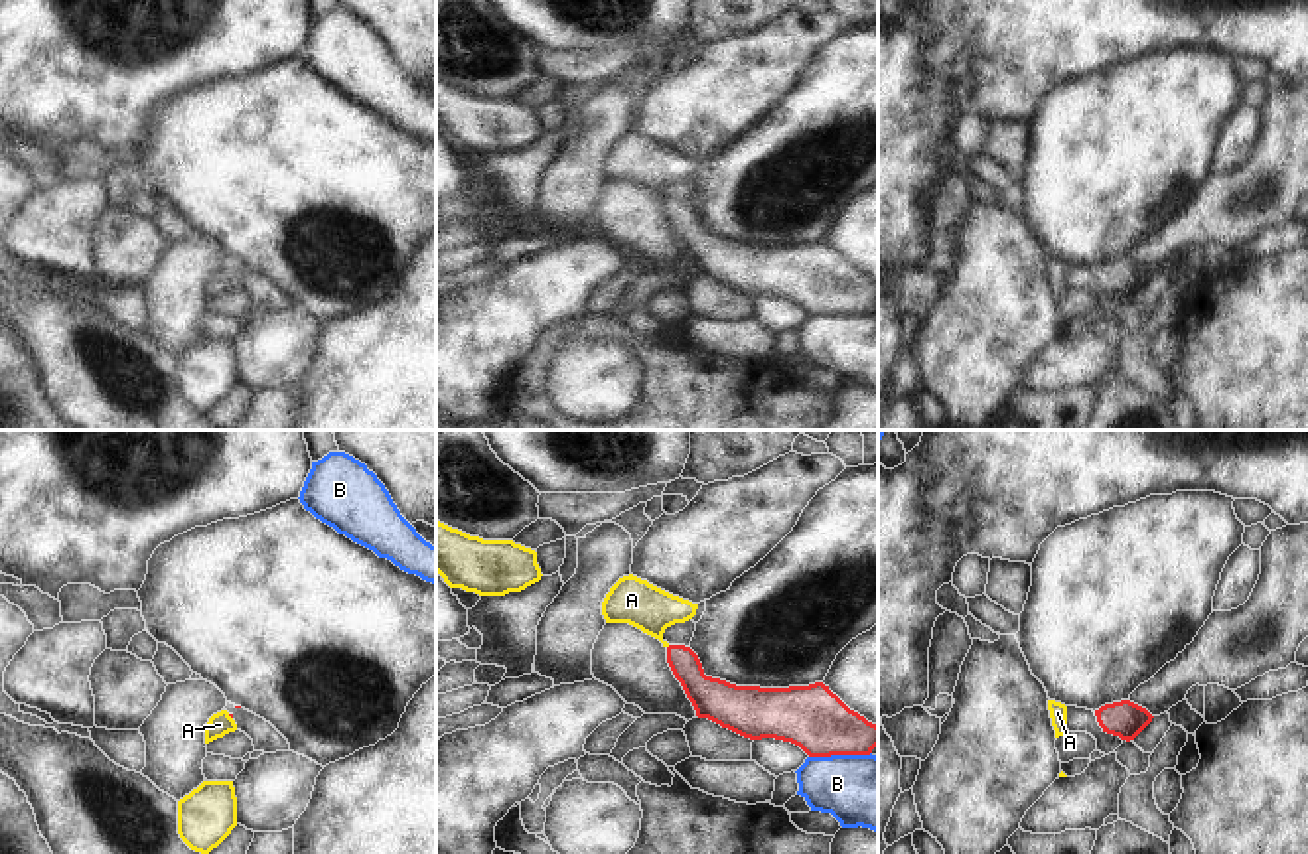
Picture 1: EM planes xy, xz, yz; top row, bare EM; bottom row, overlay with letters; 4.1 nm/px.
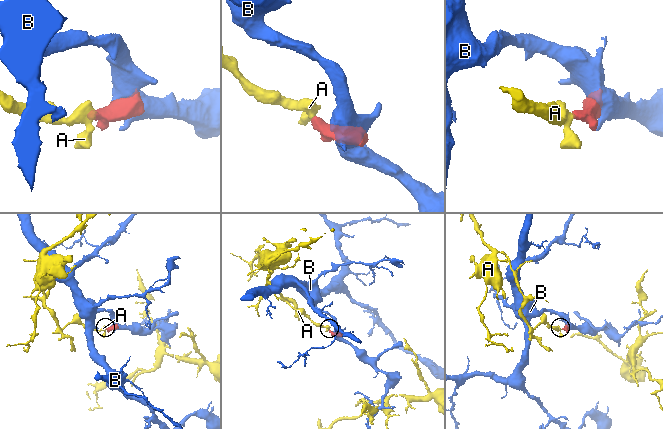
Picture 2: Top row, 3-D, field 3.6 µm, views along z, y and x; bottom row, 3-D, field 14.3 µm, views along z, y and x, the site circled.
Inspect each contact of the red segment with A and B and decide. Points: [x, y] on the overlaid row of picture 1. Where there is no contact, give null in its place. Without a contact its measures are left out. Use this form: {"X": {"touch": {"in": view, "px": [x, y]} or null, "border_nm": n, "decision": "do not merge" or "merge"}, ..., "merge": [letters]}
{"A": {"touch": null, "decision": "merge"}, "B": {"touch": {"in": "xz", "px": [839, 754]}, "border_nm": 260, "decision": "do not merge"}, "merge": ["A"]}

